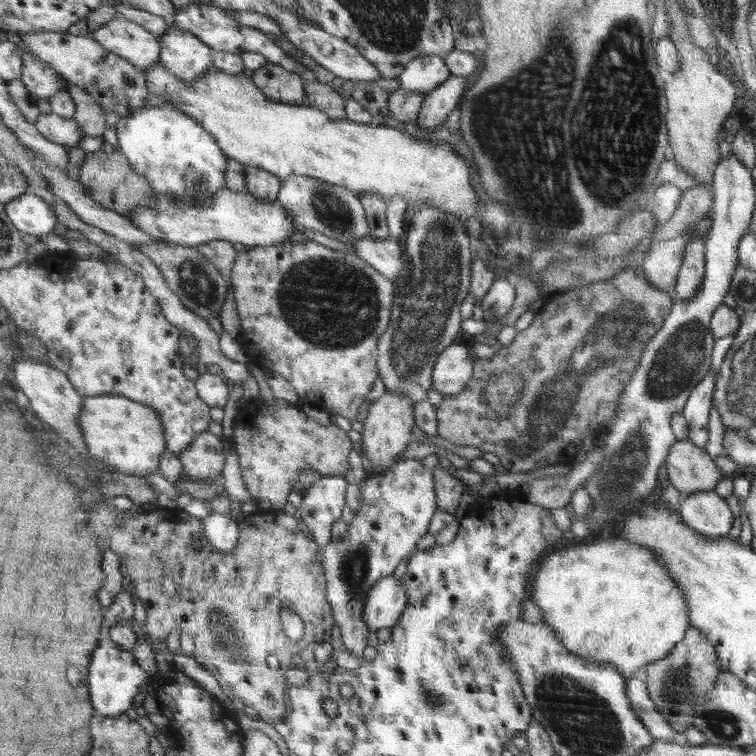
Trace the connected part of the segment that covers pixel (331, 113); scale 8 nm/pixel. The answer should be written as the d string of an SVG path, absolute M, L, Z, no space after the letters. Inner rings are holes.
M312 78L306 90L306 98L304 98L304 102L301 102L302 105L319 108L329 117L340 120L346 119L346 100L338 92L334 92L328 85L319 84Z

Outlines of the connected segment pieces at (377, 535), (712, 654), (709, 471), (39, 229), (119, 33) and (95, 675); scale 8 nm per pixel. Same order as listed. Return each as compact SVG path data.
M417 459L397 462L382 475L368 474L358 483L358 488L360 507L346 533L324 545L321 562L327 579L326 597L334 610L344 648L363 658L370 634L364 621L370 591L380 579L392 574L404 556L408 556L426 535L436 512L436 496L432 472Z
M689 627L687 634L678 646L672 648L663 659L647 664L646 671L647 677L645 685L648 686L648 697L656 704L658 712L664 714L664 718L670 723L670 726L674 727L676 733L680 734L679 740L681 740L684 731L688 729L688 727L692 727L692 719L695 718L694 711L696 711L696 707L704 701L706 691L710 691L710 689L716 685L716 677L718 677L718 673L721 671L718 666L716 649L710 644L710 641L708 641L706 633L702 633L702 631L696 627Z
M688 439L672 445L667 462L668 478L682 497L698 491L712 491L724 478L711 456Z
M25 193L7 204L7 212L14 224L22 231L41 237L55 232L58 212L44 197L36 193Z
M126 17L102 26L92 36L112 52L128 58L142 69L162 61L159 36Z
M108 638L96 650L90 672L91 697L100 715L119 717L134 706L134 699L146 684L152 683L154 674L146 671L136 657L135 651L128 651L116 641Z

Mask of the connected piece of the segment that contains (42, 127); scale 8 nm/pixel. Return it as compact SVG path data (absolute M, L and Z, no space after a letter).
M54 112L41 113L35 125L51 141L68 145L70 148L80 148L82 139L88 136L75 118L66 118Z

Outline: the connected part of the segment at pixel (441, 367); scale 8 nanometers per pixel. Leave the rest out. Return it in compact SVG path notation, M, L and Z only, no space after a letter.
M452 344L436 360L433 387L443 395L458 395L473 375L474 359L464 344Z

